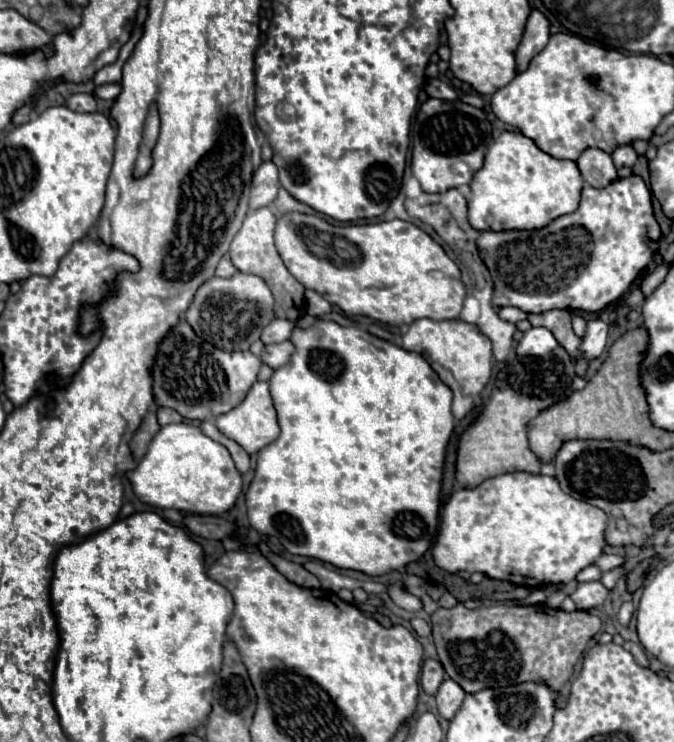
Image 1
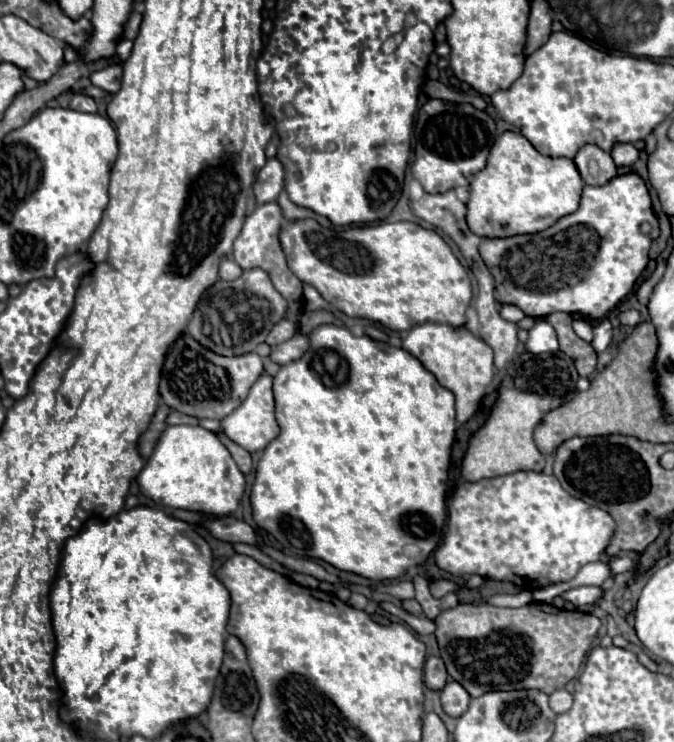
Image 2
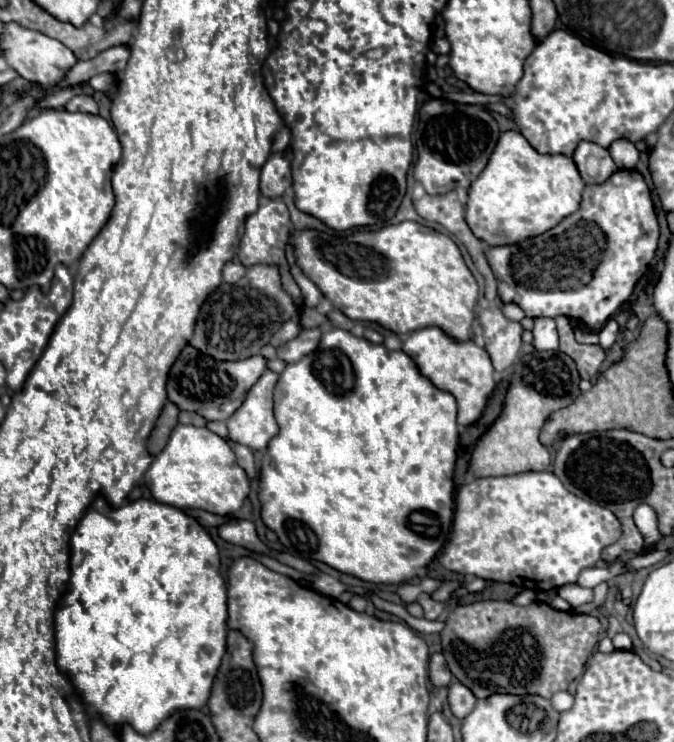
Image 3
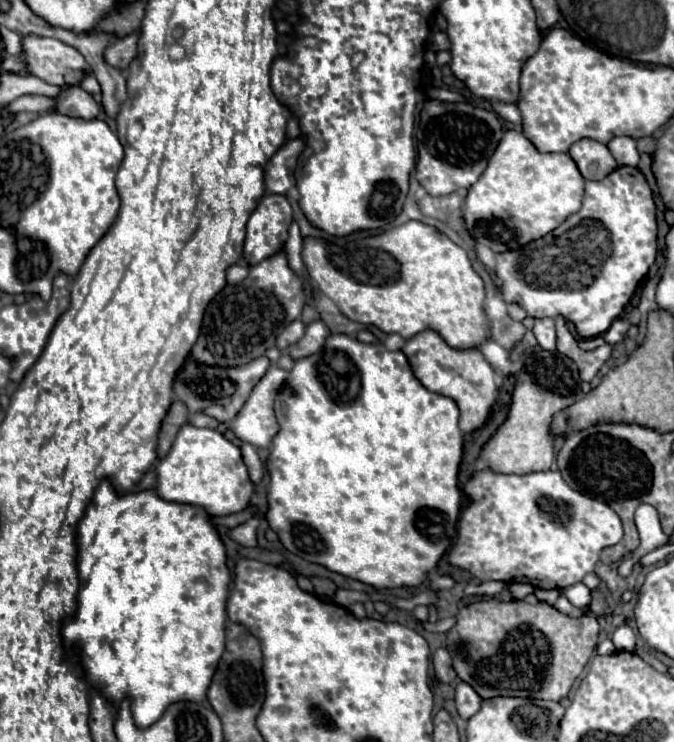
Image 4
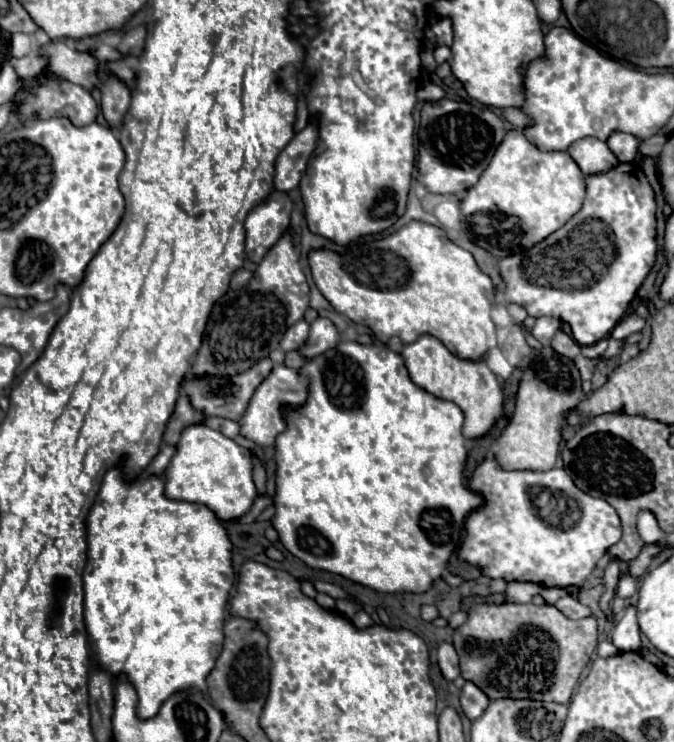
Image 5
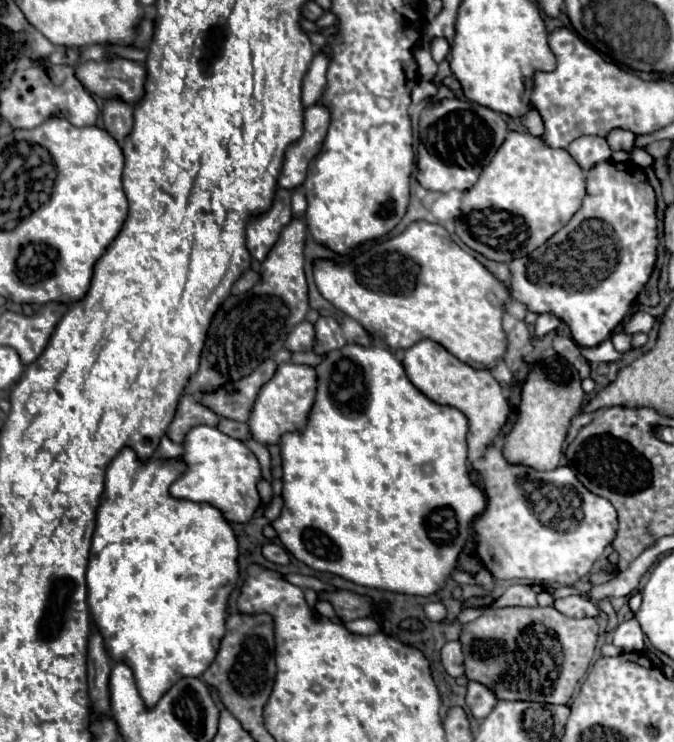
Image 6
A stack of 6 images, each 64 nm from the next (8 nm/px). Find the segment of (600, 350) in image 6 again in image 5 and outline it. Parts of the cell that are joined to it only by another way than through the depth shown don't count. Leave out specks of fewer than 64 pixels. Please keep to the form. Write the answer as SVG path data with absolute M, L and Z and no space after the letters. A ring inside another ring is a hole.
M600 340L592 346L582 346L582 354L588 358L600 358L606 352L606 348L608 348L608 340Z

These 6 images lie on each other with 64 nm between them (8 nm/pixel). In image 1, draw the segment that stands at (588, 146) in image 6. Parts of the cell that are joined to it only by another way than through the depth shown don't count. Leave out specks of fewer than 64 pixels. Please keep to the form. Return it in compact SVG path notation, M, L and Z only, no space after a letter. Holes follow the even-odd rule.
M588 148L582 152L582 156L576 160L584 180L594 186L594 188L604 188L606 184L614 182L618 178L616 166L610 158L610 154L598 150L598 148Z

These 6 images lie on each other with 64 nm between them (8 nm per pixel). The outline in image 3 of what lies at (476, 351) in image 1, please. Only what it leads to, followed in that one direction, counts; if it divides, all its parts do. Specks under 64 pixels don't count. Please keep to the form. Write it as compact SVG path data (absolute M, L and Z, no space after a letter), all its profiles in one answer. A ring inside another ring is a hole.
M422 328L422 330L410 332L404 338L402 350L416 362L422 376L426 376L438 390L450 392L456 398L460 426L470 426L482 416L488 404L488 398L496 386L494 368L484 348L480 348L474 340L454 342L440 328Z

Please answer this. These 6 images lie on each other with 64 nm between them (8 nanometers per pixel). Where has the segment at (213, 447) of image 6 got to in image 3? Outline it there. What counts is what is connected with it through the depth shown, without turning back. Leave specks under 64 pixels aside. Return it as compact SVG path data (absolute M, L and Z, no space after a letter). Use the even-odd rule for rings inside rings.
M178 424L162 450L148 468L144 480L154 496L162 504L176 508L200 508L212 514L234 514L242 508L250 494L250 480L244 468L238 466L236 454L230 444L208 428Z

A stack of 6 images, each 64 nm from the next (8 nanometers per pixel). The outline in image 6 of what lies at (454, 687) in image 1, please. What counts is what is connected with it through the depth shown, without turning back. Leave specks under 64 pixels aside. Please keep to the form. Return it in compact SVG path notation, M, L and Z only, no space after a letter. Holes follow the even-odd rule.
M468 682L466 704L470 706L474 718L484 720L484 718L494 710L494 704L498 704L498 698L496 698L494 692L490 692L490 688L486 688L484 684Z

